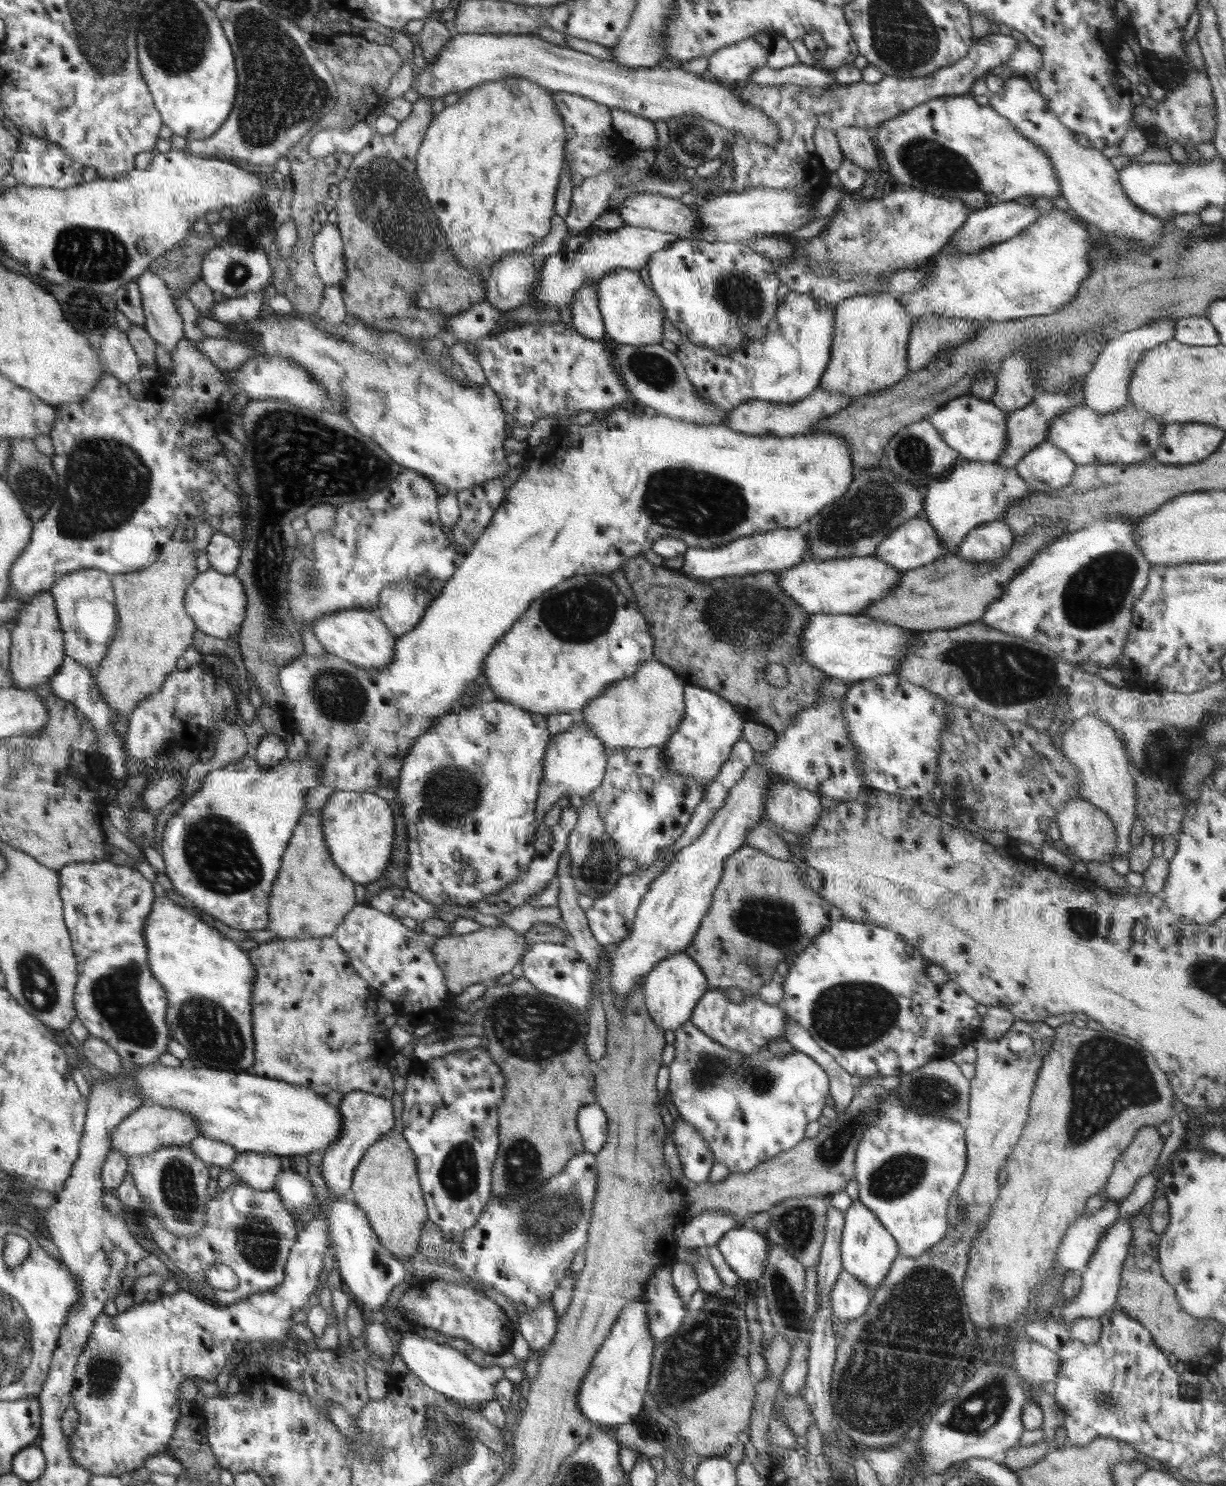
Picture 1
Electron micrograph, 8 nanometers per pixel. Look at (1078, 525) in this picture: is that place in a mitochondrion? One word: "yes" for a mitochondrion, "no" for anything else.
no

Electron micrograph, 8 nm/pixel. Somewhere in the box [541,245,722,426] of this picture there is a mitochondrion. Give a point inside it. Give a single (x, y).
(655, 370)

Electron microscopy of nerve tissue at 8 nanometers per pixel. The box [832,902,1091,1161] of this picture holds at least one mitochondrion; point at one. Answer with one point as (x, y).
(932, 1093)

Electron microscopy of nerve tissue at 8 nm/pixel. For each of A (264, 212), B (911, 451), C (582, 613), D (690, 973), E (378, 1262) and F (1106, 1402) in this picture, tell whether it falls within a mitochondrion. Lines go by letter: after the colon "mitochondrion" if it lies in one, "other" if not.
A: other
B: mitochondrion
C: mitochondrion
D: other
E: other
F: mitochondrion

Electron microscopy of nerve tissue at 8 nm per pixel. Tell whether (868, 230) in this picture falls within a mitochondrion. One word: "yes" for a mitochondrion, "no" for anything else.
yes

